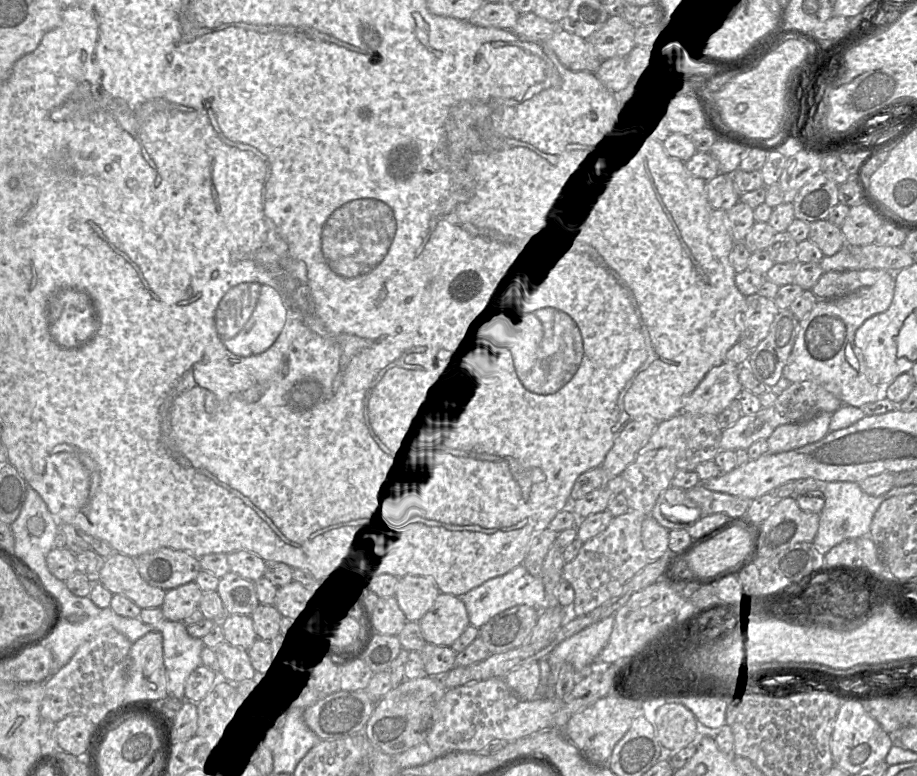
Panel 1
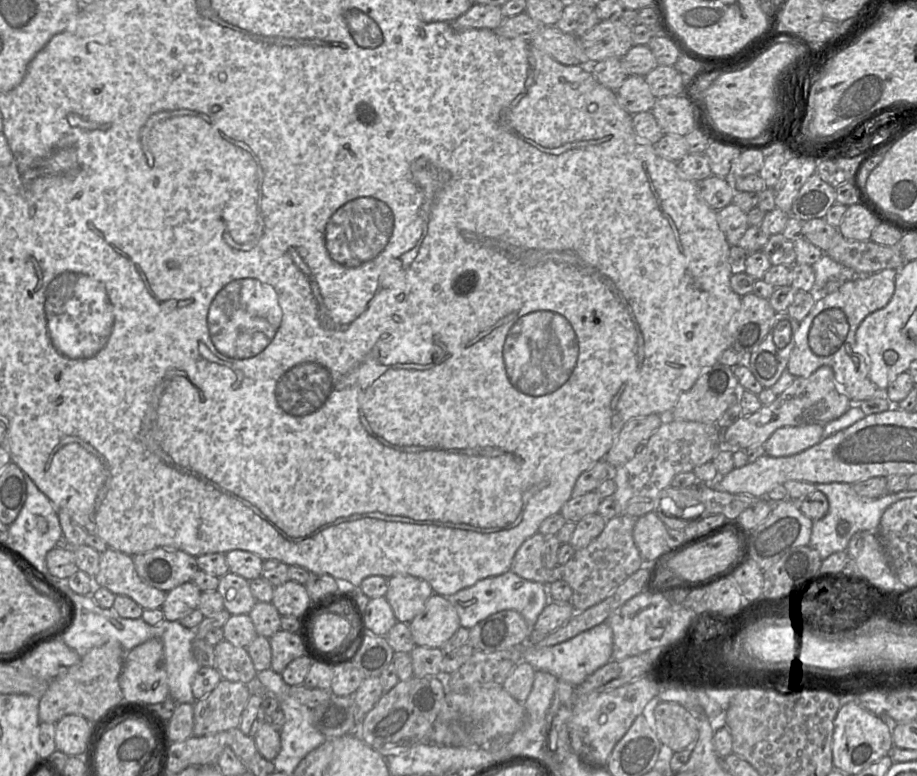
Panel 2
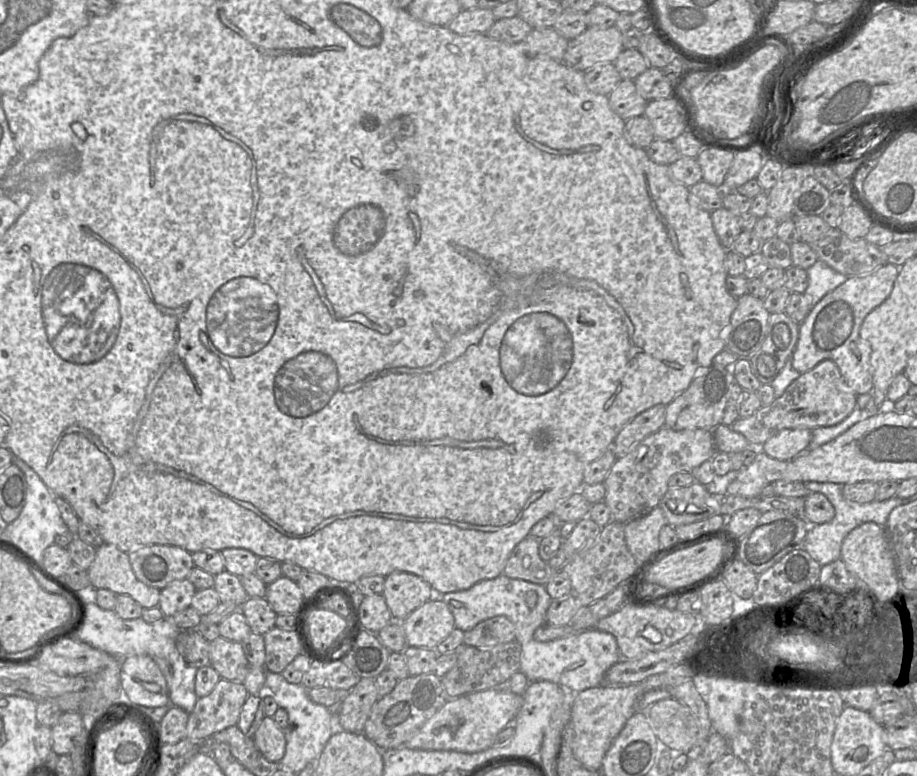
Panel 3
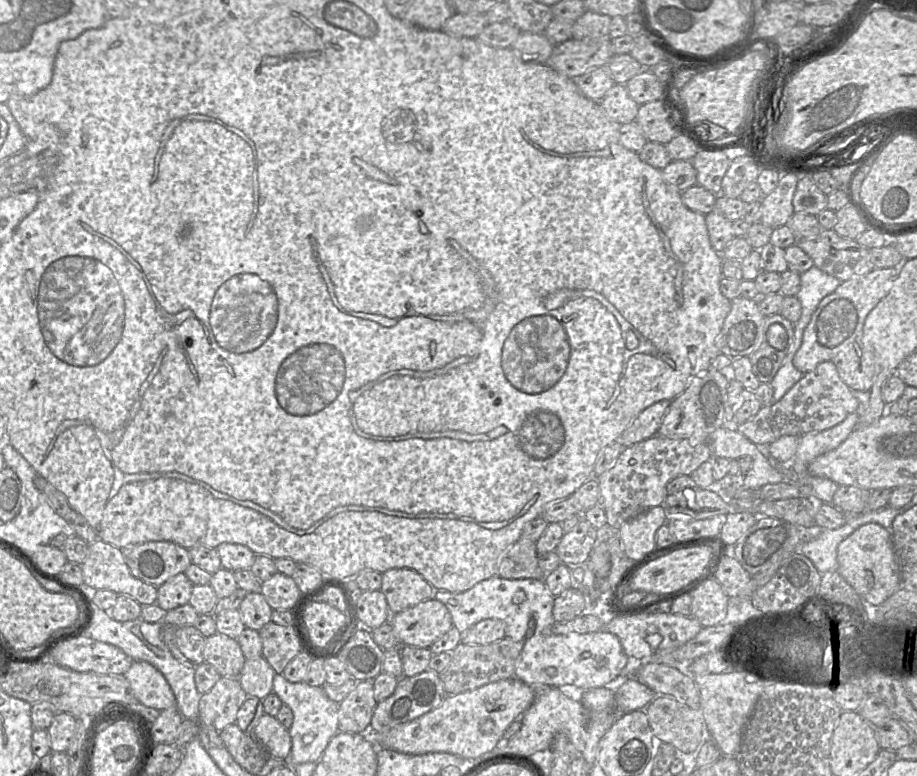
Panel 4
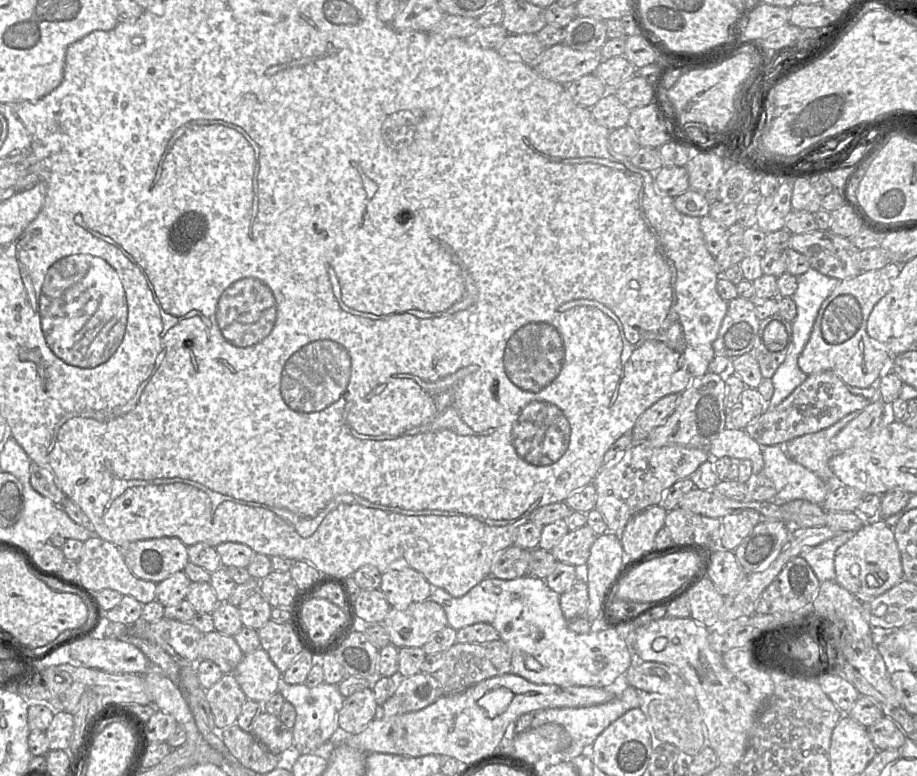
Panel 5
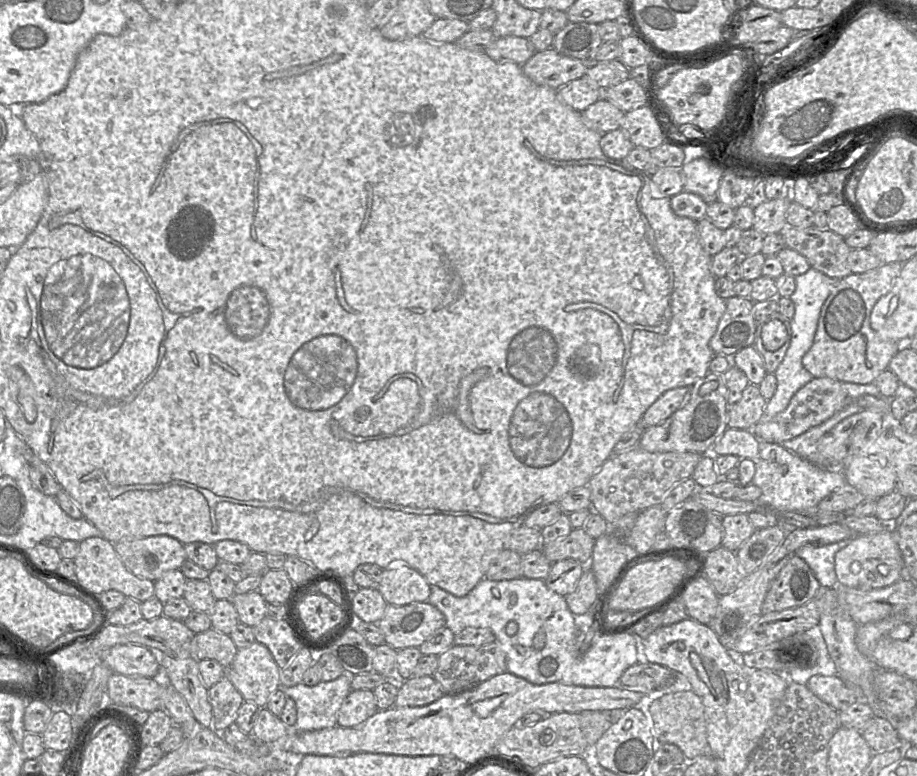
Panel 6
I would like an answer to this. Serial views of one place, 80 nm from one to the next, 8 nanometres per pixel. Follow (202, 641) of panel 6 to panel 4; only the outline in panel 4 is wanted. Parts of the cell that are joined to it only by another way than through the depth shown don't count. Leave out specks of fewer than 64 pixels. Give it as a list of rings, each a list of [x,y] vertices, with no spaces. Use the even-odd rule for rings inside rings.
[[[218,632],[205,639],[203,659],[222,677],[237,678],[246,661],[237,639]]]

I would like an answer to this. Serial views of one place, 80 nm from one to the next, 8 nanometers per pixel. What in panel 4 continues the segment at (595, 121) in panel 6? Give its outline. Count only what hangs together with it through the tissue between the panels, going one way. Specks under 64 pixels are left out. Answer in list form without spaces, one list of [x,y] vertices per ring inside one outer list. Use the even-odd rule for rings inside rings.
[[[614,84],[599,103],[605,114],[619,124],[635,121],[640,106],[629,96],[625,84]]]

